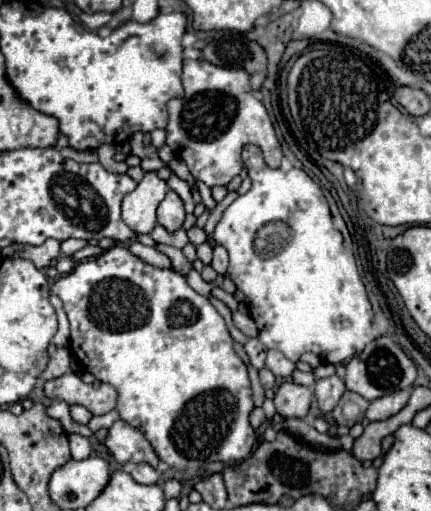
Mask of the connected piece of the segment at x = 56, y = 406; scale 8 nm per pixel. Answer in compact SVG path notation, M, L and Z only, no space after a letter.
M52 403L48 407L48 415L52 415L54 419L60 419L62 427L68 431L68 433L78 433L78 435L84 435L84 437L90 437L92 431L88 429L88 425L80 425L80 423L74 423L72 417L70 417L70 405L68 403Z

